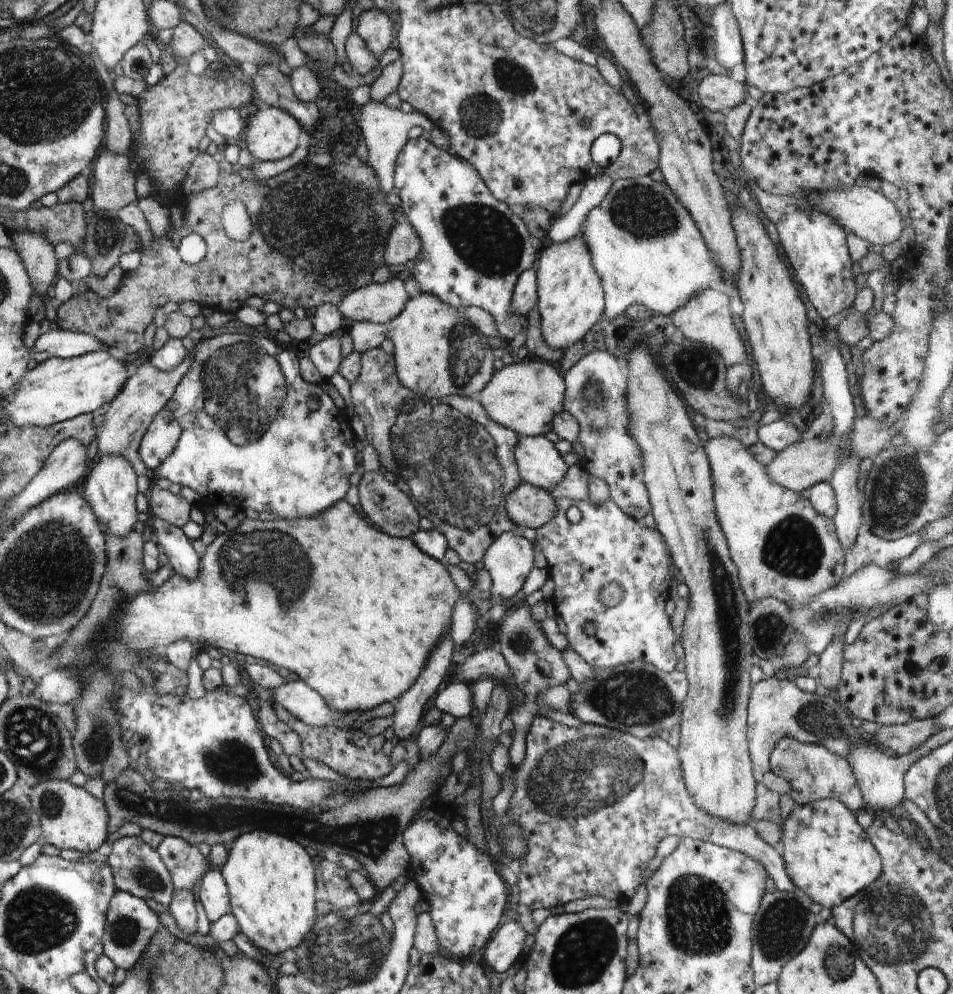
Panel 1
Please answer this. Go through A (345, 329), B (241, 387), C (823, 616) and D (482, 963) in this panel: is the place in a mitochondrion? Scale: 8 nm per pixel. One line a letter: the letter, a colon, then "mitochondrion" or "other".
A: other
B: mitochondrion
C: mitochondrion
D: other

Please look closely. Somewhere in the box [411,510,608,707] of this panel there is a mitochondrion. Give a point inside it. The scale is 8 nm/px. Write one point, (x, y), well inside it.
(521, 641)

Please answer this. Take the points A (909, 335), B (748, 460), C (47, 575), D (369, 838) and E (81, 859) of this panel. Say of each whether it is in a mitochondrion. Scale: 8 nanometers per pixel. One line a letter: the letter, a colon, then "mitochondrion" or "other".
A: other
B: other
C: mitochondrion
D: mitochondrion
E: other

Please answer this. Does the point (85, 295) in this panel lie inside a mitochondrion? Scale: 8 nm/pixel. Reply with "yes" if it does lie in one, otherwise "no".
no

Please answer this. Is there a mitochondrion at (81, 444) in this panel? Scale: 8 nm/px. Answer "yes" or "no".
no

